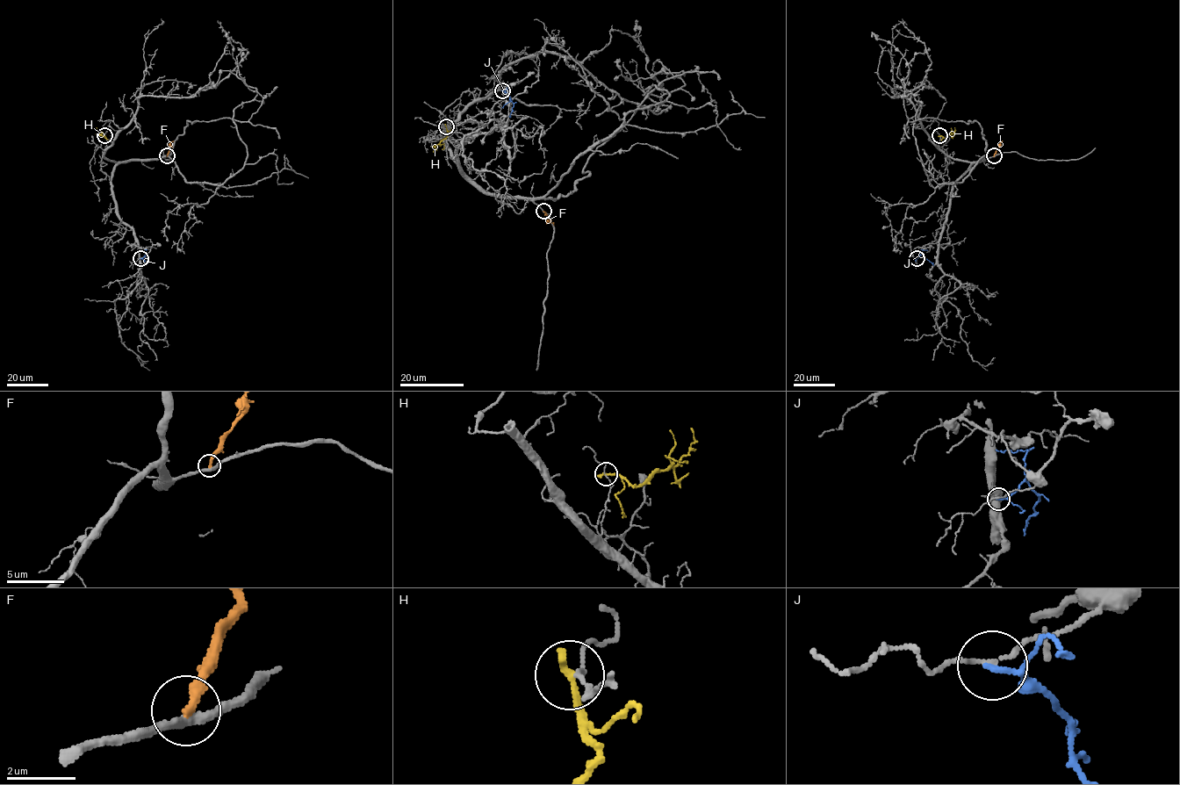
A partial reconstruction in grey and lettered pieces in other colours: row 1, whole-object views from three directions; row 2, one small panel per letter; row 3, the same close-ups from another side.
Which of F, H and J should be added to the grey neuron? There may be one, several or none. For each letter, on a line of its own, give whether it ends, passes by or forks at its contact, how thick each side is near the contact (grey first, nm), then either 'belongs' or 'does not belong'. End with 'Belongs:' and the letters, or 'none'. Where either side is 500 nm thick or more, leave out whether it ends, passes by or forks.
F: it ends; calibres 280 and 280 nm; does not belong
H: it ends; calibres 90 and 280 nm; does not belong
J: it passes by; calibres 110 and 120 nm; does not belong
Belongs: none

